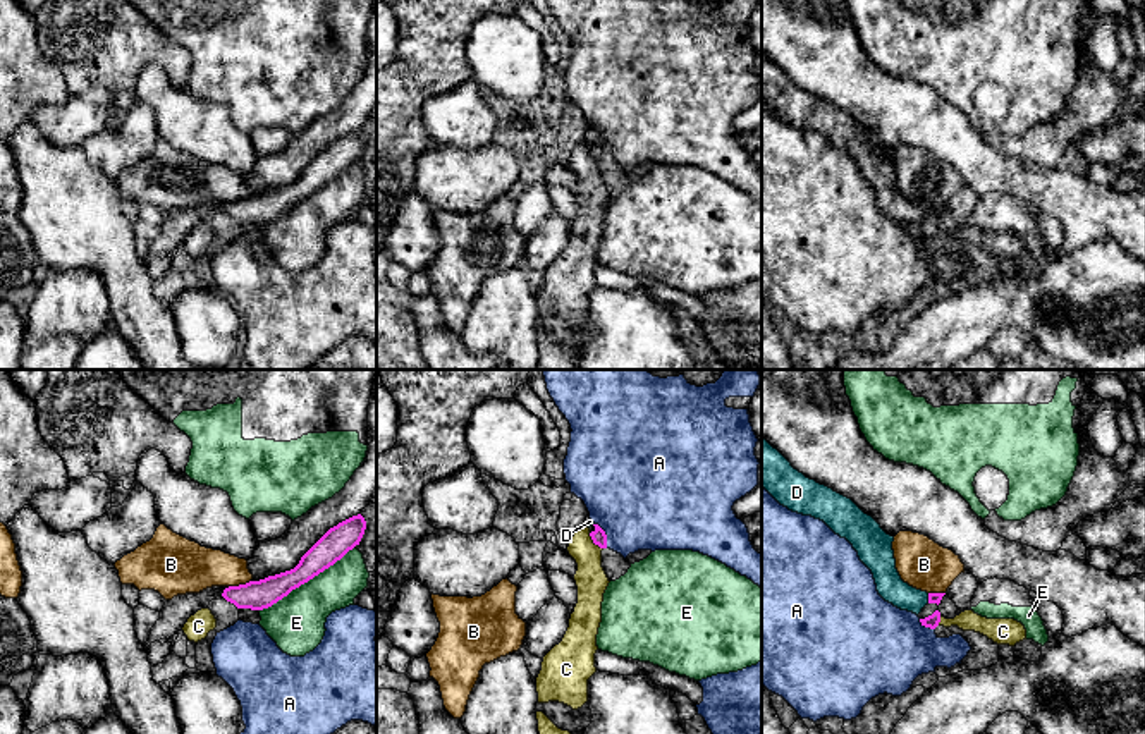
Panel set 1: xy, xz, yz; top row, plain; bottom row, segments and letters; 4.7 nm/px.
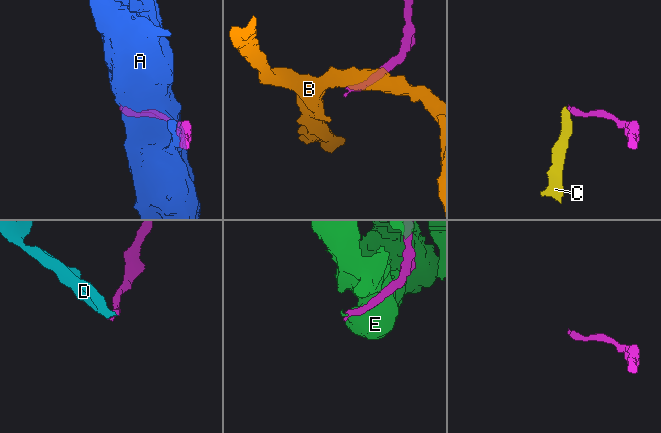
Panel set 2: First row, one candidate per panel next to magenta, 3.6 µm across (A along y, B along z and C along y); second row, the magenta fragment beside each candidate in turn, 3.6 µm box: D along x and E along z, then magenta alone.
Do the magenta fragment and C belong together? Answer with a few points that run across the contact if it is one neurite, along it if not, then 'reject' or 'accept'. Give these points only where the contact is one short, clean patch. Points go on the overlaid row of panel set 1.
xz (588, 533), (602, 549) | reject

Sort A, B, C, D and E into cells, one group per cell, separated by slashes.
A / B / C D / E

